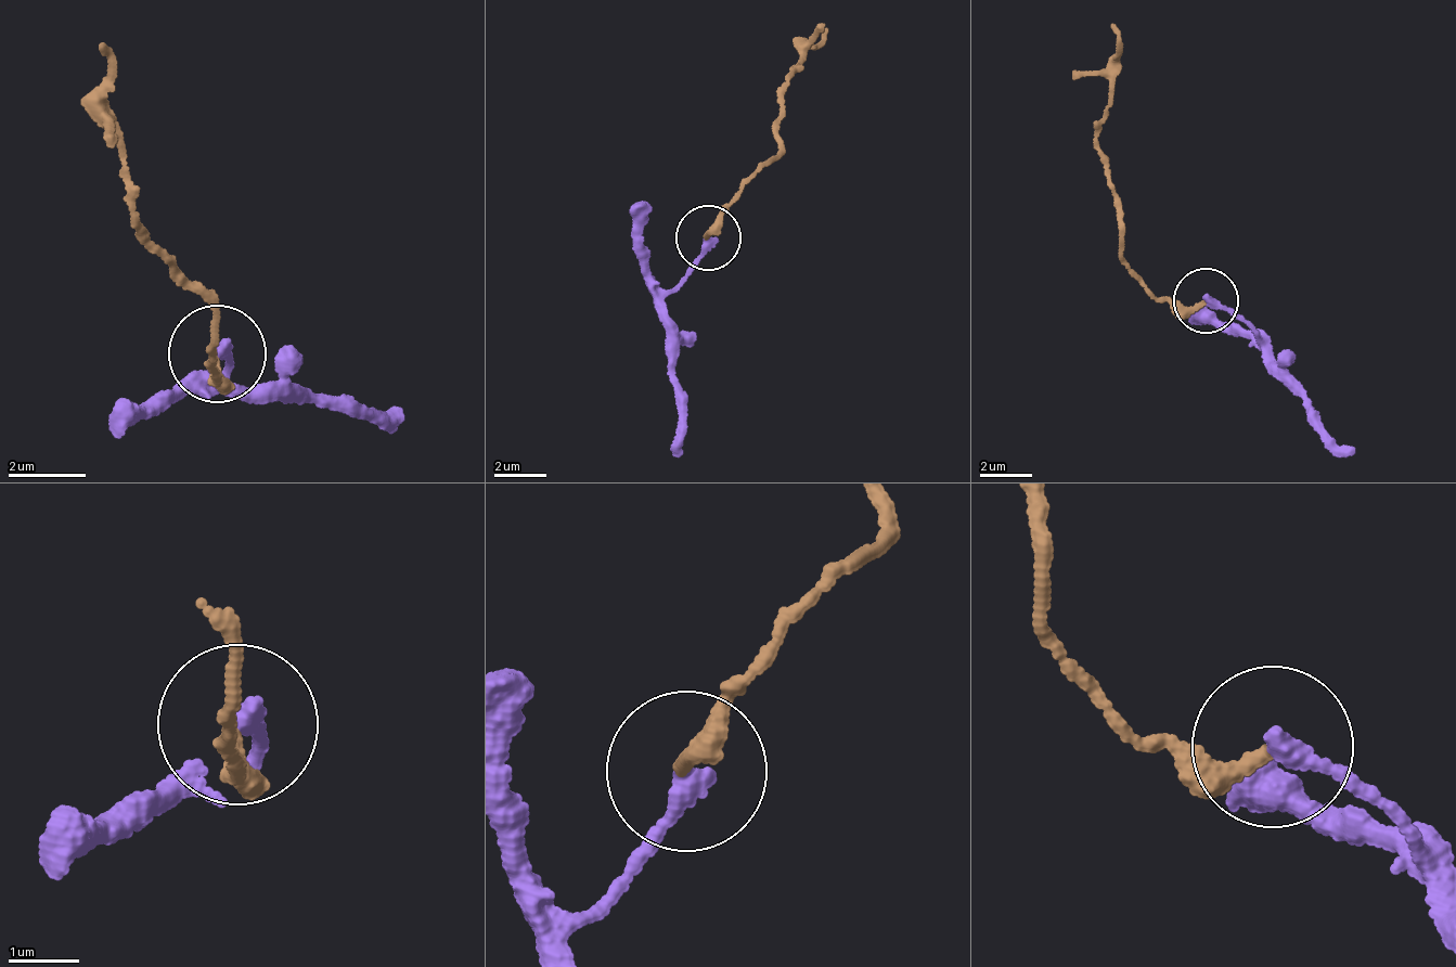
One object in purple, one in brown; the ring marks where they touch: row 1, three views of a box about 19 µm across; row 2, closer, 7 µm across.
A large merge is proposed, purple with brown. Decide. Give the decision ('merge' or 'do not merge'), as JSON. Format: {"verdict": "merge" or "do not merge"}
{"verdict": "do not merge"}

